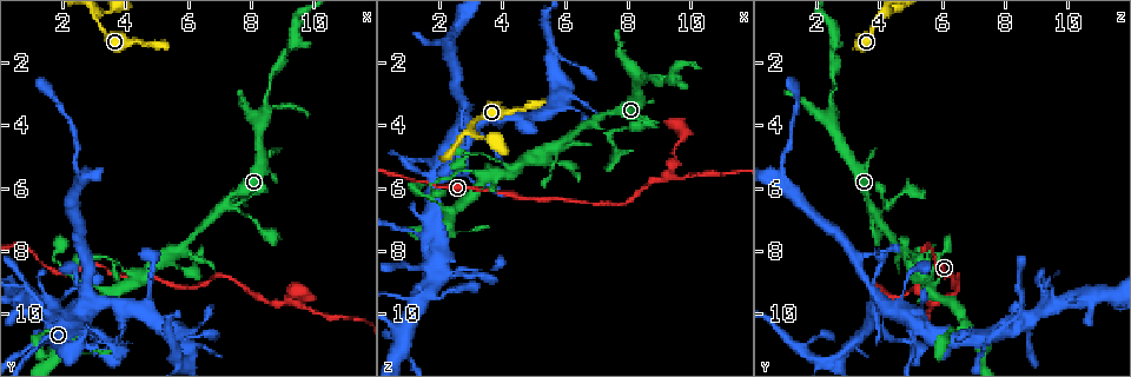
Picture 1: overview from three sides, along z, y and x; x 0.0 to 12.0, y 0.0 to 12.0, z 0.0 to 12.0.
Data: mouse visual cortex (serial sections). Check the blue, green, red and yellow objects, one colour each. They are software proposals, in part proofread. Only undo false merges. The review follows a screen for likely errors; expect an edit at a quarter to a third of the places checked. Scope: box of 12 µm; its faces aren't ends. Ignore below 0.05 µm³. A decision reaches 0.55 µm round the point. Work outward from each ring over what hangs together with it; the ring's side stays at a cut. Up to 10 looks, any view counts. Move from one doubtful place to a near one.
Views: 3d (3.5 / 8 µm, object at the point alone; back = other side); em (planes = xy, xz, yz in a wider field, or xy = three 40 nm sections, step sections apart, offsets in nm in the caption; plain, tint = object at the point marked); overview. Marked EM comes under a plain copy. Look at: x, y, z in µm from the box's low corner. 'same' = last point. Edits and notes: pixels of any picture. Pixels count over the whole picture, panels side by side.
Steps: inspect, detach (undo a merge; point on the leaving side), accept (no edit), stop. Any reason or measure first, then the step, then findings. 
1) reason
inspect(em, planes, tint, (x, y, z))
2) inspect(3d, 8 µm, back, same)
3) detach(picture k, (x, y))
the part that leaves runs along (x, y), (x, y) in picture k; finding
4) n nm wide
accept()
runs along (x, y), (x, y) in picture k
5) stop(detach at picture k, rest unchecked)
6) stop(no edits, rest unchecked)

abrupt turn
inspect(3d, 8 µm, (6.8, 6.8, 3.8))

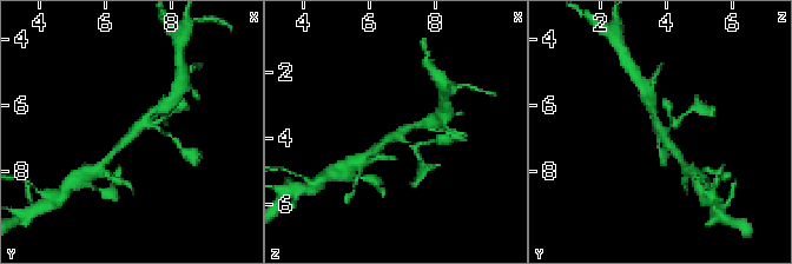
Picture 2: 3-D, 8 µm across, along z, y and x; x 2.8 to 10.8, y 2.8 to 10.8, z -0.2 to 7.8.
closer look
inspect(3d, 3.5 µm, (6.9, 6.8, 3.9))

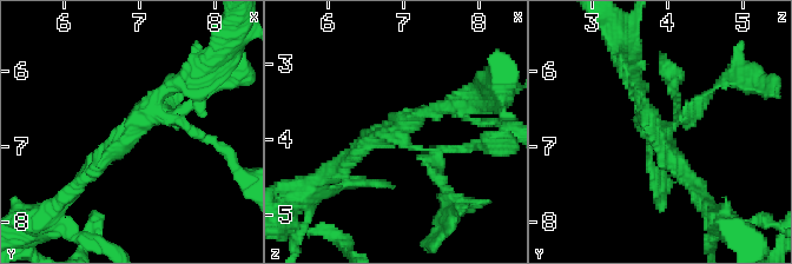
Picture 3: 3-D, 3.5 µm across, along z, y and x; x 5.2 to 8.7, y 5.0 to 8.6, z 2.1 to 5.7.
arms of 150, 200, 200 nm
accept()
one cell here

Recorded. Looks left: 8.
three arms meet
inspect(3d, 3.5 µm, (5.3, 8.2, 4.9))

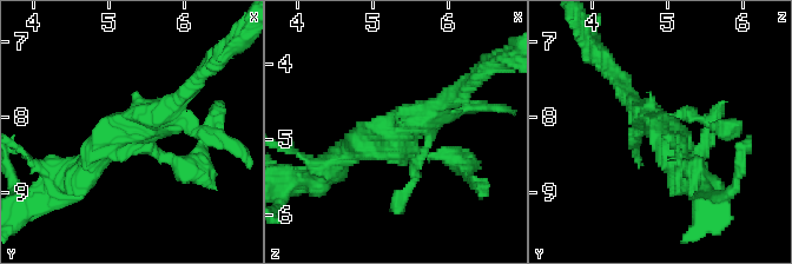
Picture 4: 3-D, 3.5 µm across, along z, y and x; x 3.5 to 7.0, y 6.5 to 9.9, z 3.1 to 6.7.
accept()
one cell here

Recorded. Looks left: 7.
a fork
inspect(3d, 3.5 µm, (5.7, 11.1, 1.7))

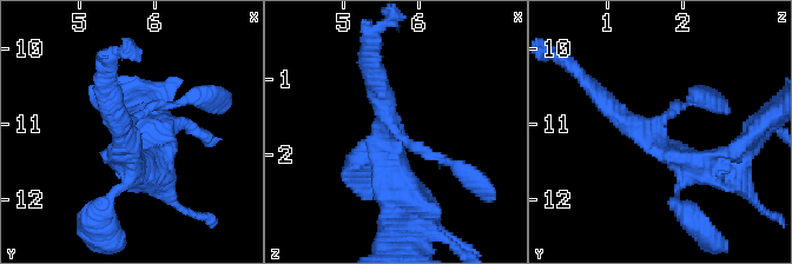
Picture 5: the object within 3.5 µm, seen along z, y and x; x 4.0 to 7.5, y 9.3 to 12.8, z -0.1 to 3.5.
inspect(em, planes, tint, (5.65, 11.20, 1.60))

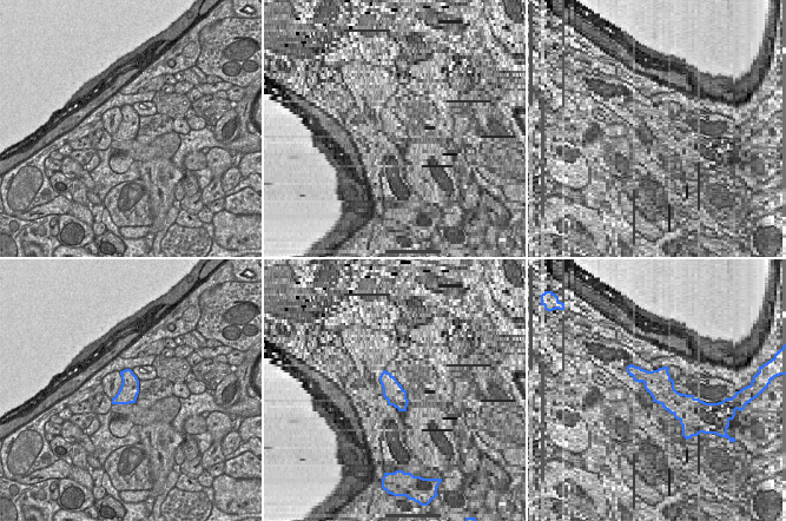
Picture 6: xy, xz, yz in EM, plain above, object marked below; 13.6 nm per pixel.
accept()
runs along (717, 169), (662, 151), (599, 92) in picture 5; one cell here

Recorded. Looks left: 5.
calibre changes
inspect(3d, 8 µm, (9.2, 9.7, 5.7))

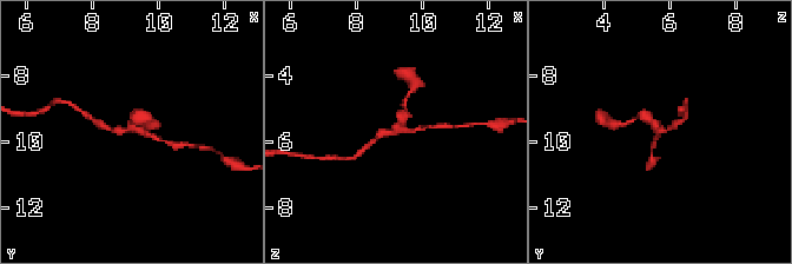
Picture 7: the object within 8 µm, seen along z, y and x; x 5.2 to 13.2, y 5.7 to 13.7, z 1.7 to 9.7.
3 arms; arms of 150, 200, 200 nm
inspect(em, xy, step 3, tint, (9.3, 9.7, 5.7))

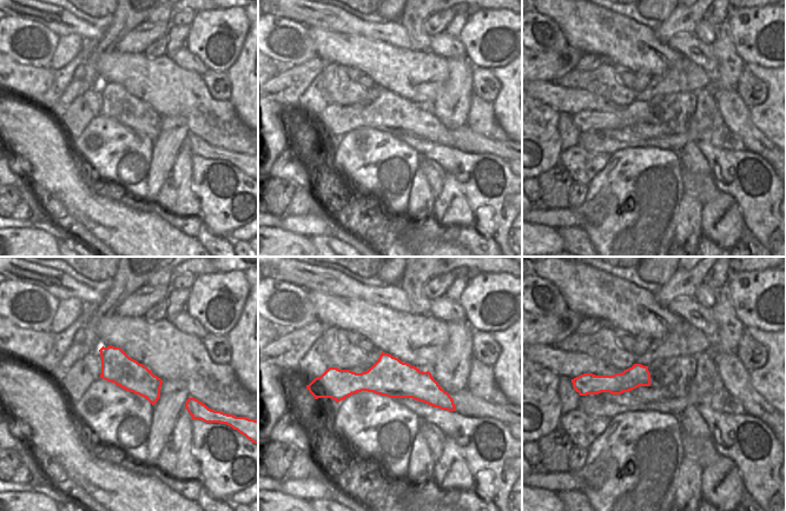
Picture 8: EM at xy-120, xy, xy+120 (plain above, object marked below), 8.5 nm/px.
accept()
runs along (329, 379), (410, 382), (450, 403) in picture 8; one cell here

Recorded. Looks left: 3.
stop(no edits, rest unchecked)

